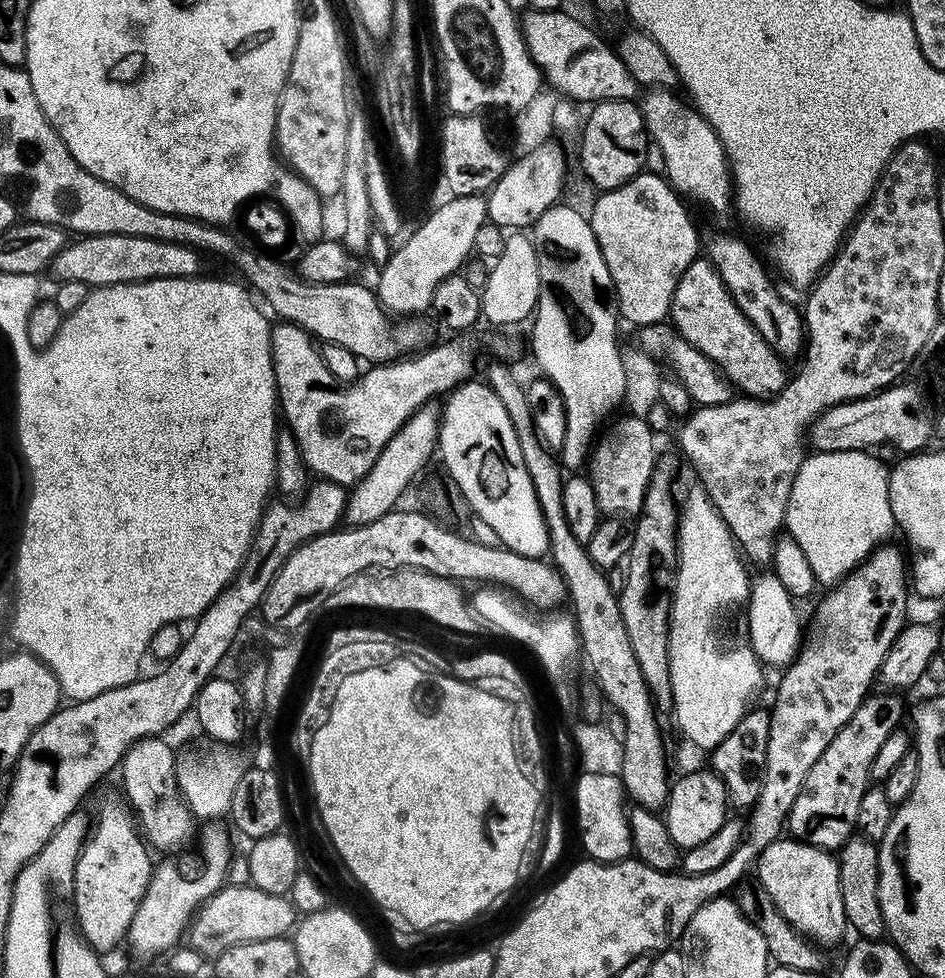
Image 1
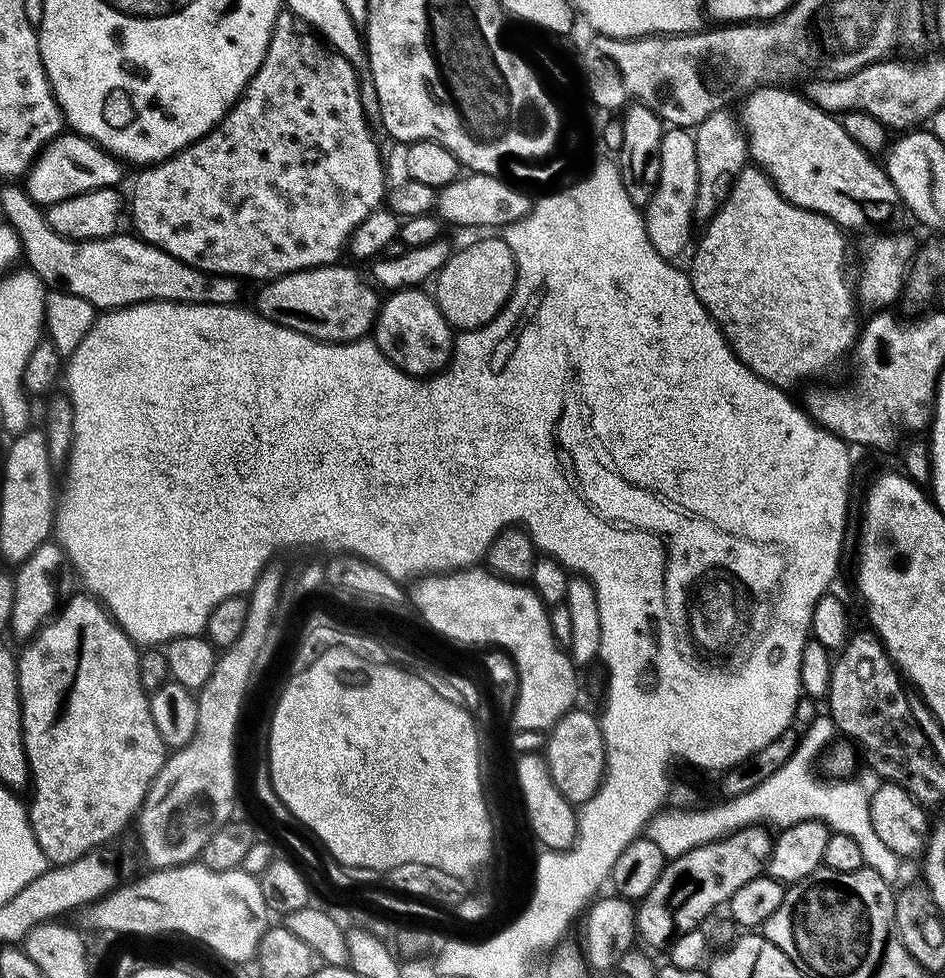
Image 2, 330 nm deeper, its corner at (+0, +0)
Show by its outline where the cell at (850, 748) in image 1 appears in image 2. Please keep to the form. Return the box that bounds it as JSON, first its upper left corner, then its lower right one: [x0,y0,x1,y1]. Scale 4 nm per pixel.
[636,826,774,949]

